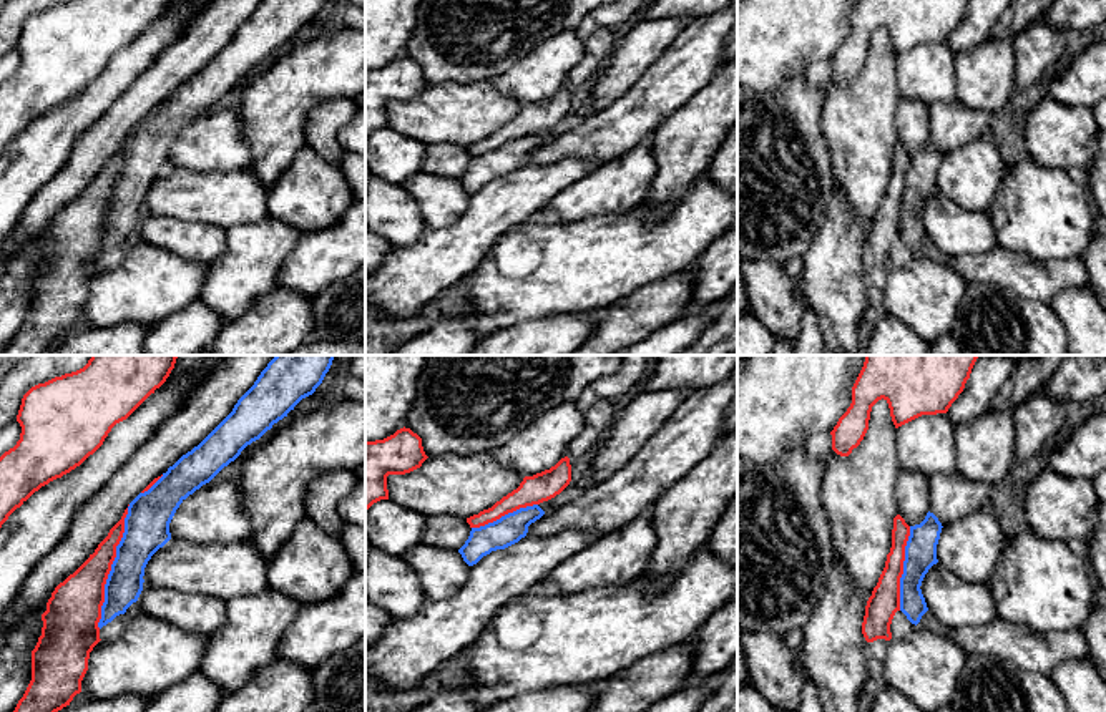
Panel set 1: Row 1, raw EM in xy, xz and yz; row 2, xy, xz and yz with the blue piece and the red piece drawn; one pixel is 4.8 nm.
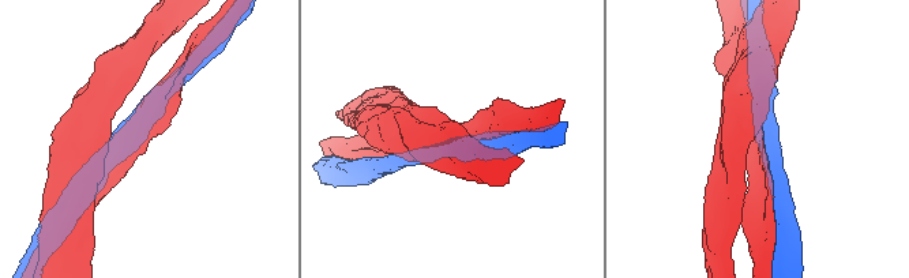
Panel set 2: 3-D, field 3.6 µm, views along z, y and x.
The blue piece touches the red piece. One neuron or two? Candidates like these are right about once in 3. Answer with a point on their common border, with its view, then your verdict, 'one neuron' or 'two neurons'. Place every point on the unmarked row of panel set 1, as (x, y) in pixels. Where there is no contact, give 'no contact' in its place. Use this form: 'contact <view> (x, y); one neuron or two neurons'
contact xy (112, 195); two neurons

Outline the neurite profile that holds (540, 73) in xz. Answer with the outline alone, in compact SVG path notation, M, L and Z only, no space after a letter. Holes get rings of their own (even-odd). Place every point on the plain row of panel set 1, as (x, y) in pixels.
M565 28L535 46L492 81L503 95L523 105L533 105L568 85L568 73L583 55L585 41L576 30Z

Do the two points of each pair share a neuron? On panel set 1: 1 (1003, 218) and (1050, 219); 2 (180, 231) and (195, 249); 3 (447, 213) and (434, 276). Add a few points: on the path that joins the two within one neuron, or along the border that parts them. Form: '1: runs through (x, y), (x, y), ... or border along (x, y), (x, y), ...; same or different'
1: runs through (1015, 218), (1038, 218); same
2: runs through (185, 236), (193, 244); same
3: border along (469, 196), (469, 206), (450, 226), (427, 228); different

